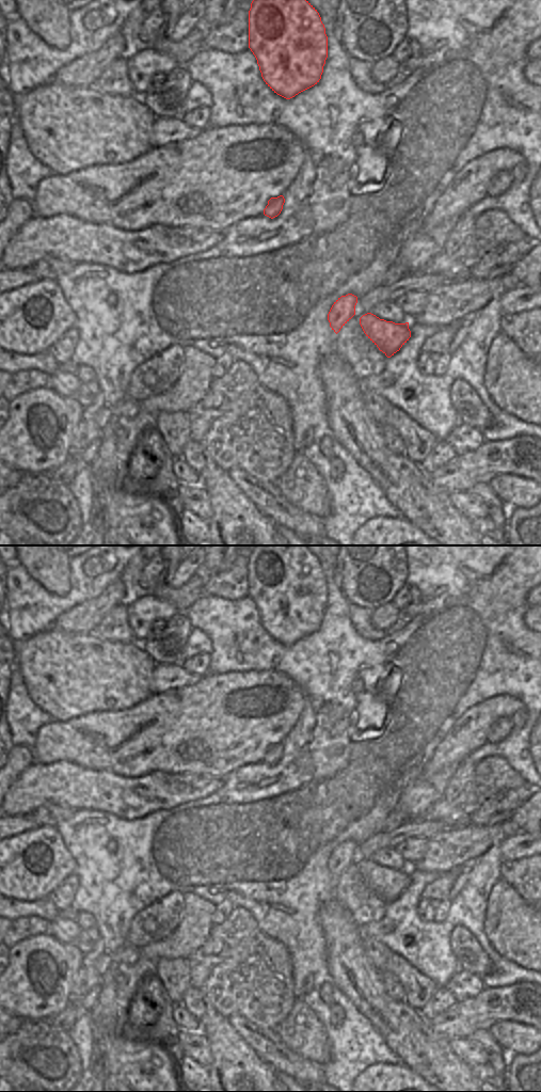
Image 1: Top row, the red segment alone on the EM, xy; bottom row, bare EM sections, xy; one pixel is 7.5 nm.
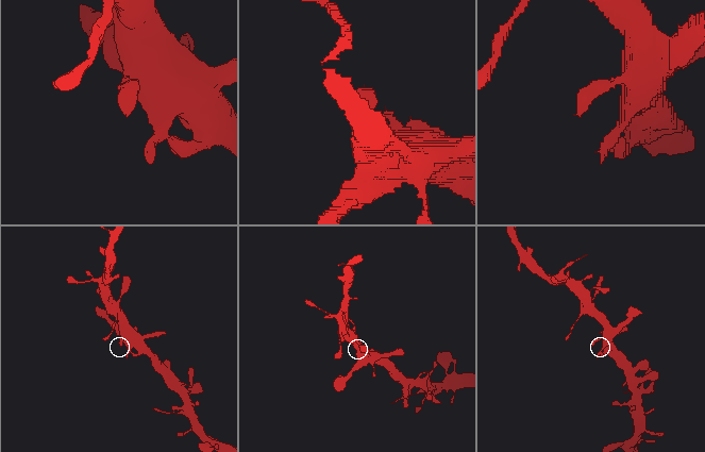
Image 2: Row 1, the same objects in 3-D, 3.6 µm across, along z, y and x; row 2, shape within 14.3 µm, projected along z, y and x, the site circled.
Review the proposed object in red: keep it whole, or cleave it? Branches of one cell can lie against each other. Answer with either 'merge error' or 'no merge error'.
no merge error

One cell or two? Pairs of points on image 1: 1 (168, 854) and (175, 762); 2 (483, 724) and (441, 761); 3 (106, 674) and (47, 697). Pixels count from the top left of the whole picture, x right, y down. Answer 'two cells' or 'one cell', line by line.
1: two cells
2: one cell
3: one cell

